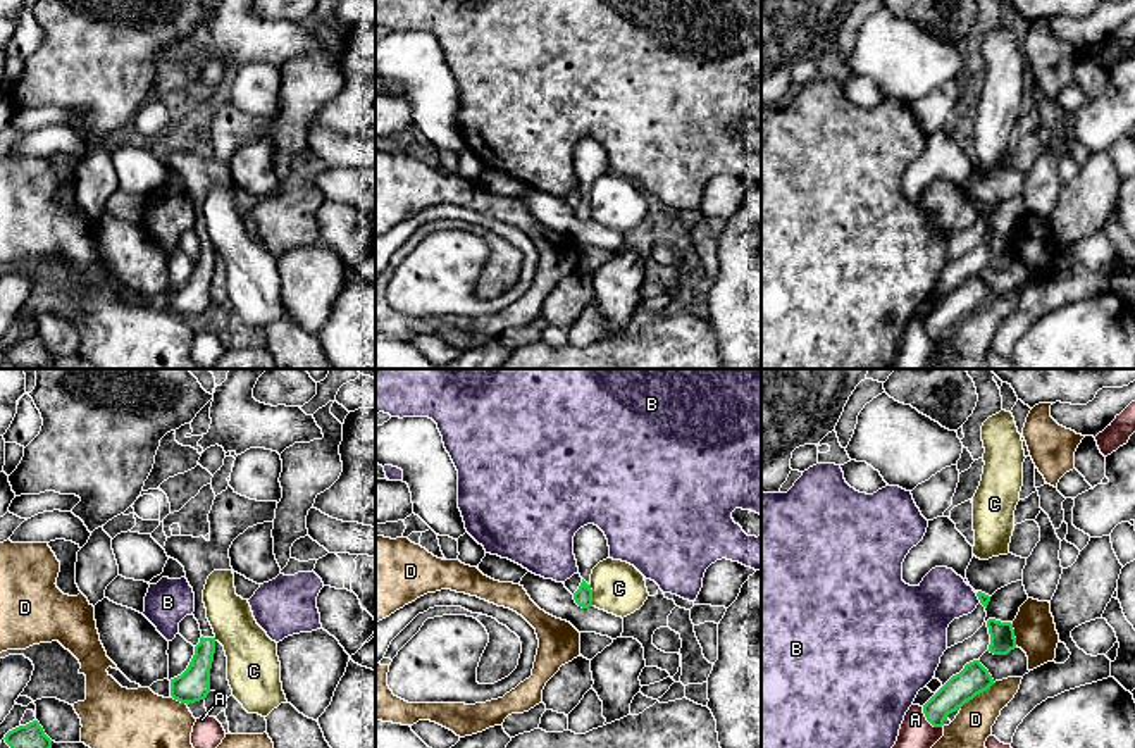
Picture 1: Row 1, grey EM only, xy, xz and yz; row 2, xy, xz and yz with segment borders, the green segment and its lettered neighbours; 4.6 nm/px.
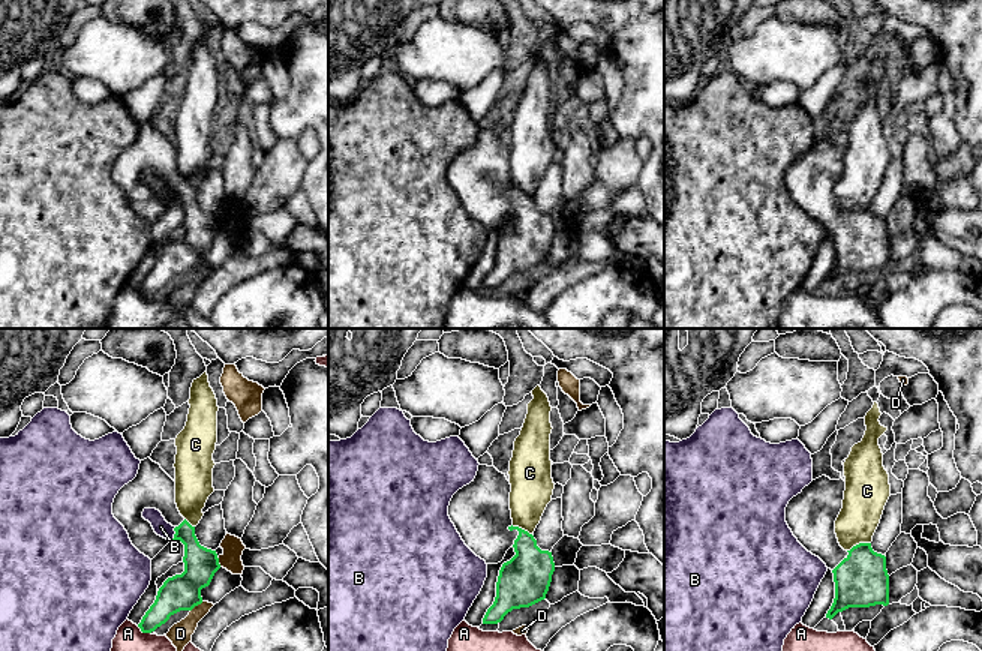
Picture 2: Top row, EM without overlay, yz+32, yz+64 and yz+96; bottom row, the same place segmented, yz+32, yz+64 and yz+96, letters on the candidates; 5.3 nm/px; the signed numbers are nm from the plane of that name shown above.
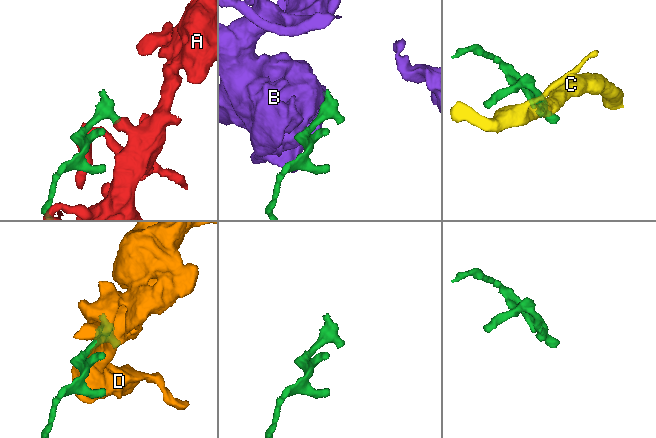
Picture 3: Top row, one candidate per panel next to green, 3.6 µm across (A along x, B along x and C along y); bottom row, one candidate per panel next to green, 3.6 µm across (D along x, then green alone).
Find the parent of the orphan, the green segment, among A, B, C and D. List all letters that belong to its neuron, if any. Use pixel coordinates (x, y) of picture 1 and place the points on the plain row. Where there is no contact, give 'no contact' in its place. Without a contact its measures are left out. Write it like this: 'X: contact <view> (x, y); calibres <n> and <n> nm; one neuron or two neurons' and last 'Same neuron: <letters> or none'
A: contact yz (929, 335); calibres 140 and 180 nm; two neurons
B: contact yz (979, 212); calibres 50 and 240 nm; two neurons
C: contact xz (591, 209); calibres 90 and 240 nm; two neurons
D: contact yz (977, 307); calibres 140 and 200 nm; two neurons
Same neuron: none

